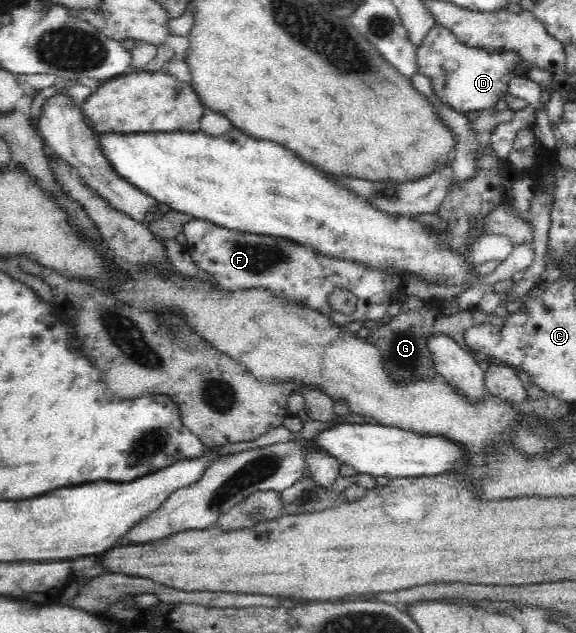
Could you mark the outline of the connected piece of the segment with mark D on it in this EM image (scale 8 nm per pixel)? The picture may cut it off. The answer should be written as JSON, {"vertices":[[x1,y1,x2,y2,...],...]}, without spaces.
{"vertices":[[436,23,417,46,417,72,431,80,435,94,454,111,482,111,494,107,509,92,508,82,516,77,518,68,518,59,510,56,511,51,466,46,449,28]]}

